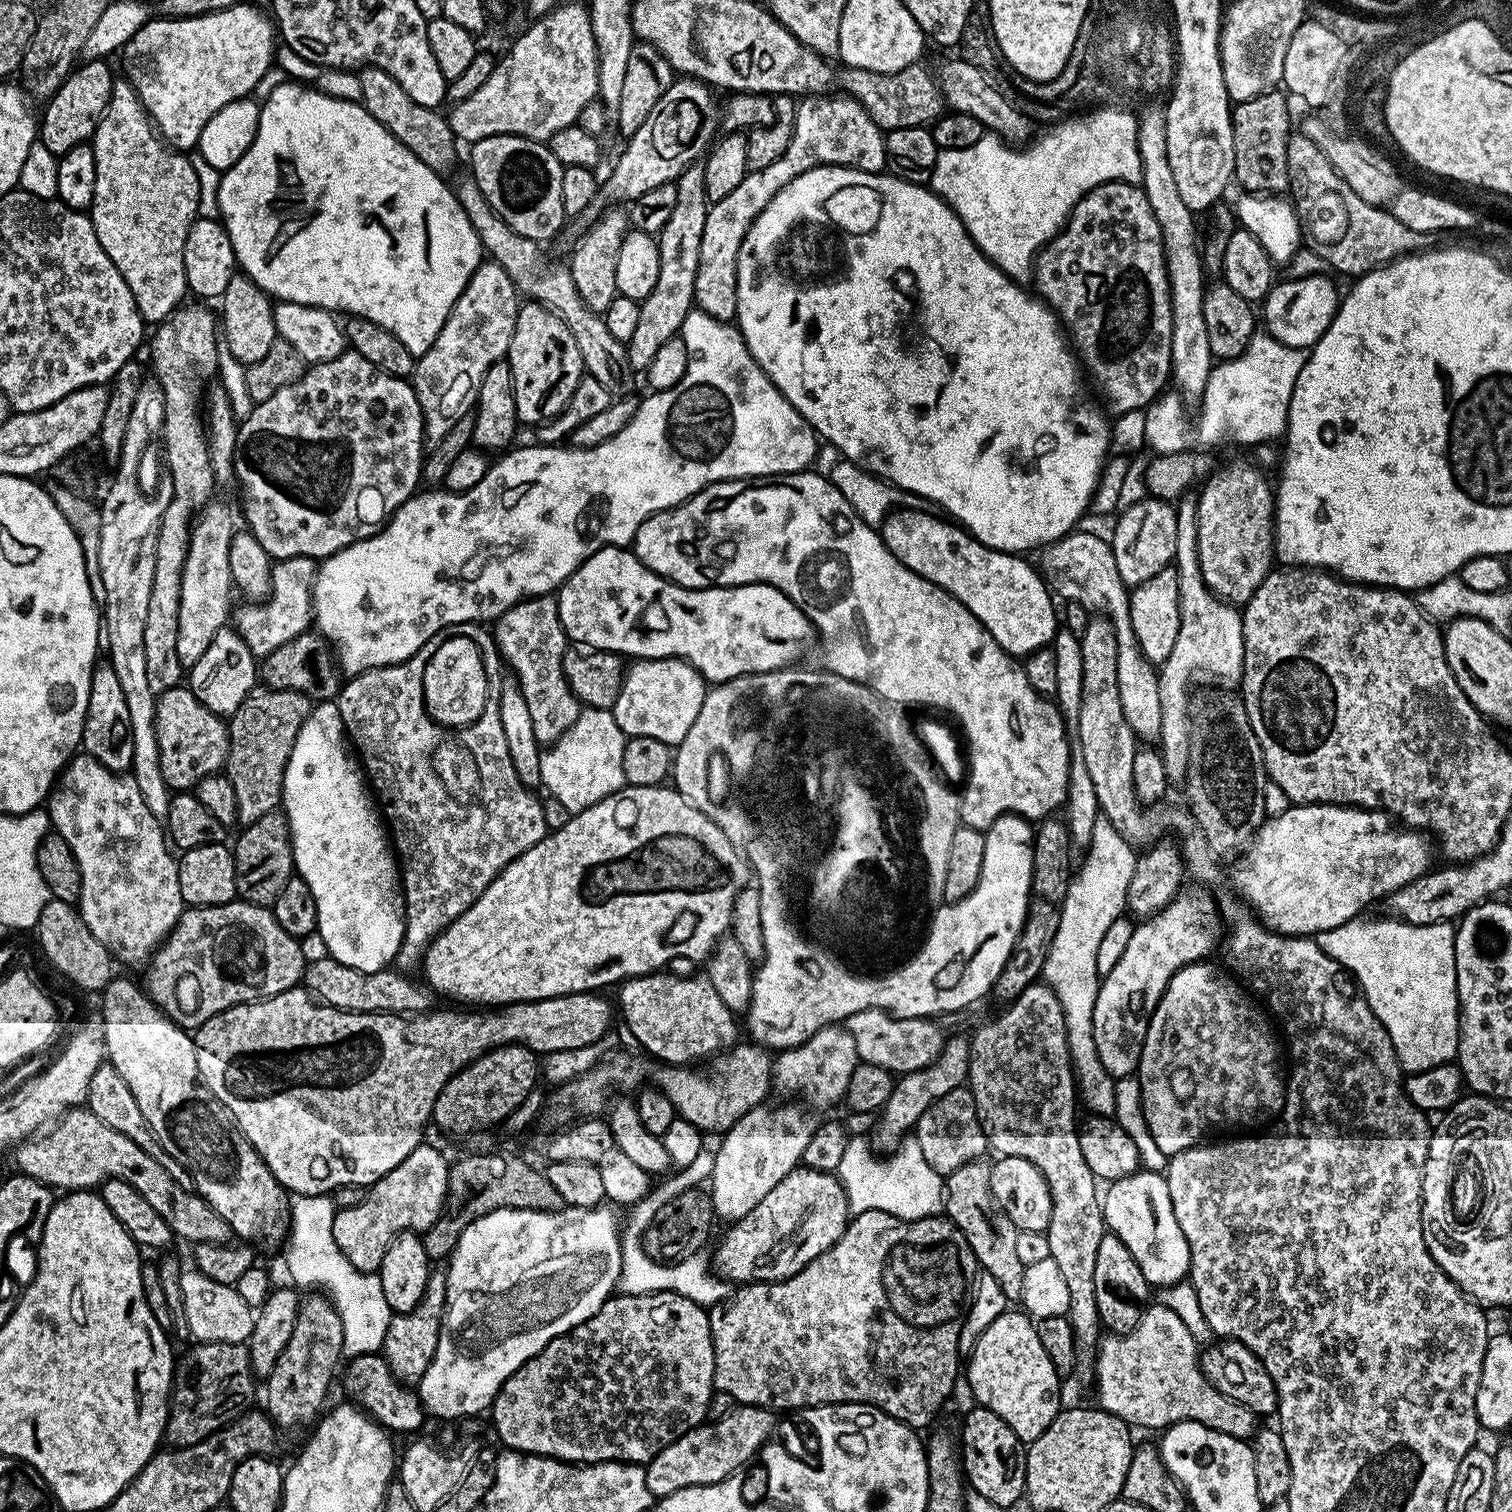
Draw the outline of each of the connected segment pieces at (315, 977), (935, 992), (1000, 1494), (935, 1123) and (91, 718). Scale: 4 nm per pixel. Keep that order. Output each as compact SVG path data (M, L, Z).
M329 955L318 958L318 962L307 962L302 984L317 1001L323 1002L329 1008L340 1008L343 1012L389 1012L392 1016L409 1018L427 1013L433 1007L432 989L423 983L415 984L404 976L407 975L396 970L354 970L354 966L346 966Z
M1000 816L984 832L986 854L982 858L982 878L978 886L966 898L945 903L945 908L935 909L930 920L930 931L918 953L909 964L894 972L883 974L857 974L849 970L831 952L817 946L811 939L796 933L788 921L790 900L780 888L773 892L760 892L762 906L762 942L764 958L759 961L752 977L752 997L748 1003L746 1019L748 1032L755 1043L769 1050L797 1048L818 1030L828 1024L847 1021L850 1014L858 1010L877 1008L891 1012L894 1016L918 1016L936 1018L936 1015L950 1012L963 1013L975 1000L986 997L992 991L992 984L1002 974L1006 962L1016 945L1018 934L1028 916L1028 895L1032 885L1032 837L1034 828L1022 816Z
M972 1406L964 1416L964 1429L960 1432L960 1438L958 1436L958 1444L962 1449L962 1475L971 1491L982 1494L1004 1510L1022 1500L1025 1495L1026 1444L1018 1438L1018 1434L1014 1434L1014 1430L1010 1430L1010 1426L1006 1426L1006 1422L1002 1422L1002 1418L998 1418L998 1414L994 1414L988 1408Z
M955 1088L950 1090L950 1094L934 1101L930 1110L926 1110L926 1114L922 1114L916 1123L914 1137L922 1148L926 1162L944 1178L958 1170L958 1166L966 1166L966 1162L981 1159L988 1148L988 1139L984 1137L984 1131L978 1122L971 1088Z
M100 662L92 669L90 702L86 702L86 722L82 748L87 755L106 766L111 772L127 773L134 758L134 738L130 726L130 710L126 706L126 694L118 683L111 663Z

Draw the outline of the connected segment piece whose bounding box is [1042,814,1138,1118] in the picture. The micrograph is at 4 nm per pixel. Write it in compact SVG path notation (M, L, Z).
M1100 814L1094 820L1090 844L1083 853L1084 865L1075 869L1066 890L1062 922L1058 922L1058 934L1054 934L1052 949L1044 963L1043 983L1054 990L1064 1011L1068 1052L1072 1055L1078 1096L1092 1116L1112 1118L1117 1115L1117 1081L1108 1073L1106 1066L1102 1066L1098 1046L1094 1046L1094 1002L1102 979L1098 974L1098 945L1102 943L1106 930L1114 926L1117 918L1125 915L1137 855L1137 849L1126 842L1118 830L1114 830L1114 822L1110 822L1110 818Z

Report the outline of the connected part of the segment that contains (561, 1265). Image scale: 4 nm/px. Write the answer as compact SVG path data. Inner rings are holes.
M597 1206L595 1208L570 1208L563 1207L557 1210L557 1212L535 1212L534 1210L518 1210L517 1208L499 1208L494 1210L490 1214L486 1214L482 1218L478 1218L474 1222L470 1222L466 1226L466 1230L462 1230L462 1234L458 1238L456 1247L451 1249L450 1255L452 1256L448 1260L448 1268L446 1267L446 1306L444 1307L444 1313L440 1319L440 1333L438 1334L438 1350L434 1354L434 1358L430 1362L430 1366L426 1370L426 1374L420 1379L418 1385L418 1395L420 1402L424 1406L425 1413L431 1414L432 1412L436 1416L441 1416L444 1420L460 1420L463 1416L476 1416L479 1412L487 1413L492 1407L492 1400L498 1394L498 1390L506 1382L506 1378L510 1378L510 1374L514 1374L525 1364L530 1358L534 1358L534 1354L538 1354L550 1343L554 1338L558 1338L562 1334L566 1334L572 1328L576 1328L582 1322L586 1322L590 1318L594 1318L594 1314L598 1314L598 1310L610 1297L617 1291L617 1282L619 1280L620 1267L622 1266L622 1250L620 1249L620 1235L621 1229L618 1227L618 1216L611 1212L613 1209L608 1206Z

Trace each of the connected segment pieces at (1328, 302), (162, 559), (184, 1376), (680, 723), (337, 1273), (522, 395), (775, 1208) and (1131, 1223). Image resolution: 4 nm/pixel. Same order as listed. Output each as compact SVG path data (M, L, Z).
M1327 275L1318 276L1298 276L1295 278L1284 278L1284 281L1273 283L1272 289L1262 301L1264 316L1262 312L1262 324L1269 336L1284 343L1288 347L1305 348L1311 350L1315 344L1326 334L1330 322L1334 322L1336 312L1340 308L1342 299L1341 289L1336 289L1336 284L1332 280L1327 280Z
M192 302L196 304L189 303L187 306L181 306L168 317L167 320L163 321L155 329L156 332L151 333L150 344L152 340L152 372L151 375L154 377L157 384L162 386L164 391L164 426L162 429L162 441L164 440L164 452L168 455L168 468L172 471L172 488L176 491L176 497L172 501L167 501L164 516L160 519L160 529L158 530L158 550L156 551L156 557L154 558L154 590L150 590L150 607L148 607L146 613L146 679L150 682L150 690L154 694L159 694L170 690L171 688L177 687L181 683L182 677L185 675L186 670L178 662L178 606L180 605L180 586L182 584L182 570L184 569L184 563L186 562L186 554L188 553L188 537L190 535L190 529L194 523L194 517L199 513L200 509L204 507L205 504L209 503L213 499L212 488L217 487L216 479L212 473L212 467L210 466L210 454L208 453L208 442L206 439L206 424L202 419L202 392L200 396L200 387L204 384L204 379L207 376L213 377L217 373L216 364L216 337L218 335L218 320L212 317L212 312L208 308L203 308L203 303Z
M196 1342L193 1345L181 1360L179 1357L175 1365L174 1387L168 1406L168 1425L164 1427L167 1443L177 1449L202 1442L210 1434L214 1434L218 1429L243 1416L246 1410L253 1407L252 1399L256 1396L258 1380L252 1371L247 1343Z
M672 656L661 660L637 659L627 665L611 712L626 737L658 738L658 742L678 746L690 734L690 726L694 726L708 690L704 675L684 660Z
M295 1195L290 1202L290 1225L288 1235L288 1248L286 1250L286 1268L297 1287L304 1290L323 1290L328 1293L329 1299L338 1310L339 1318L342 1319L343 1350L344 1356L373 1355L384 1345L386 1329L394 1315L391 1306L386 1301L383 1293L382 1282L379 1273L360 1272L350 1265L349 1260L338 1249L334 1241L333 1224L336 1217L337 1207L334 1206L329 1195Z
M535 302L521 303L506 359L514 378L516 418L521 425L539 426L559 416L566 402L570 402L574 386L586 374L578 342L574 342L574 334L570 334L566 322Z
M798 1166L754 1210L750 1210L720 1240L710 1264L717 1276L736 1286L785 1280L818 1254L830 1250L848 1228L847 1194L831 1172Z
M1141 1170L1132 1176L1111 1181L1107 1188L1102 1196L1104 1223L1107 1231L1113 1236L1122 1238L1122 1242L1126 1242L1126 1250L1130 1250L1130 1254L1134 1254L1134 1262L1138 1262L1149 1286L1161 1289L1181 1283L1188 1276L1190 1246L1186 1242L1186 1234L1182 1234L1182 1226L1178 1226L1178 1218L1174 1218L1174 1206L1170 1206L1167 1179L1161 1173L1159 1176L1156 1172Z

